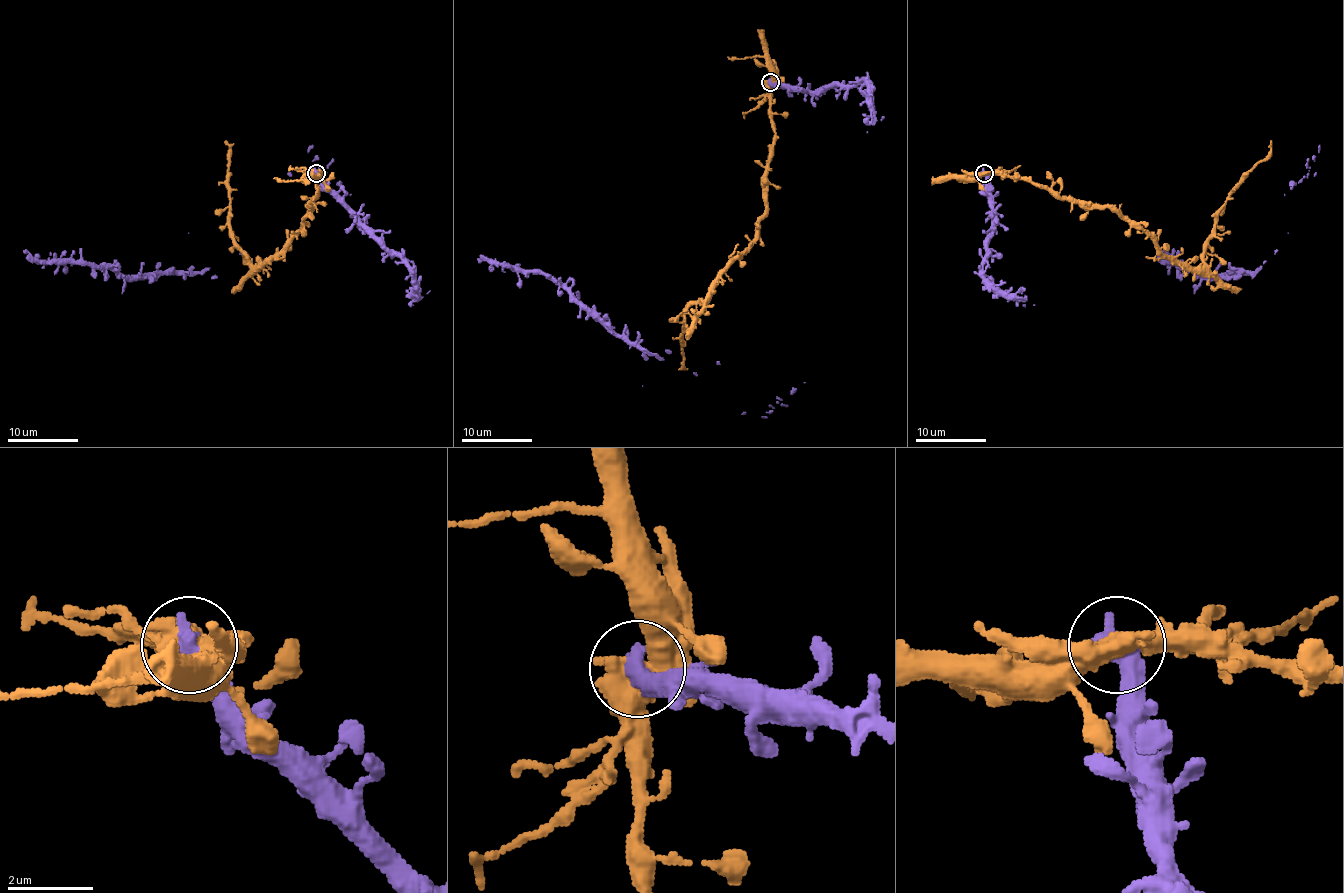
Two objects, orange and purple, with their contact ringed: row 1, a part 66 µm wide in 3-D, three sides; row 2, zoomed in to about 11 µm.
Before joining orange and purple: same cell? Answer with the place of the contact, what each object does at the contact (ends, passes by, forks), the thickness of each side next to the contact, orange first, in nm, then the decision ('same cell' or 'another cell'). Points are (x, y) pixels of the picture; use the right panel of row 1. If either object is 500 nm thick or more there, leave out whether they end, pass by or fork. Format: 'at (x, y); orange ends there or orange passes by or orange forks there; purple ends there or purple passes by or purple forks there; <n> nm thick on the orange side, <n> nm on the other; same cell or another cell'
at (984, 173); 400 nm thick on the orange side, 600 nm on the other; another cell

